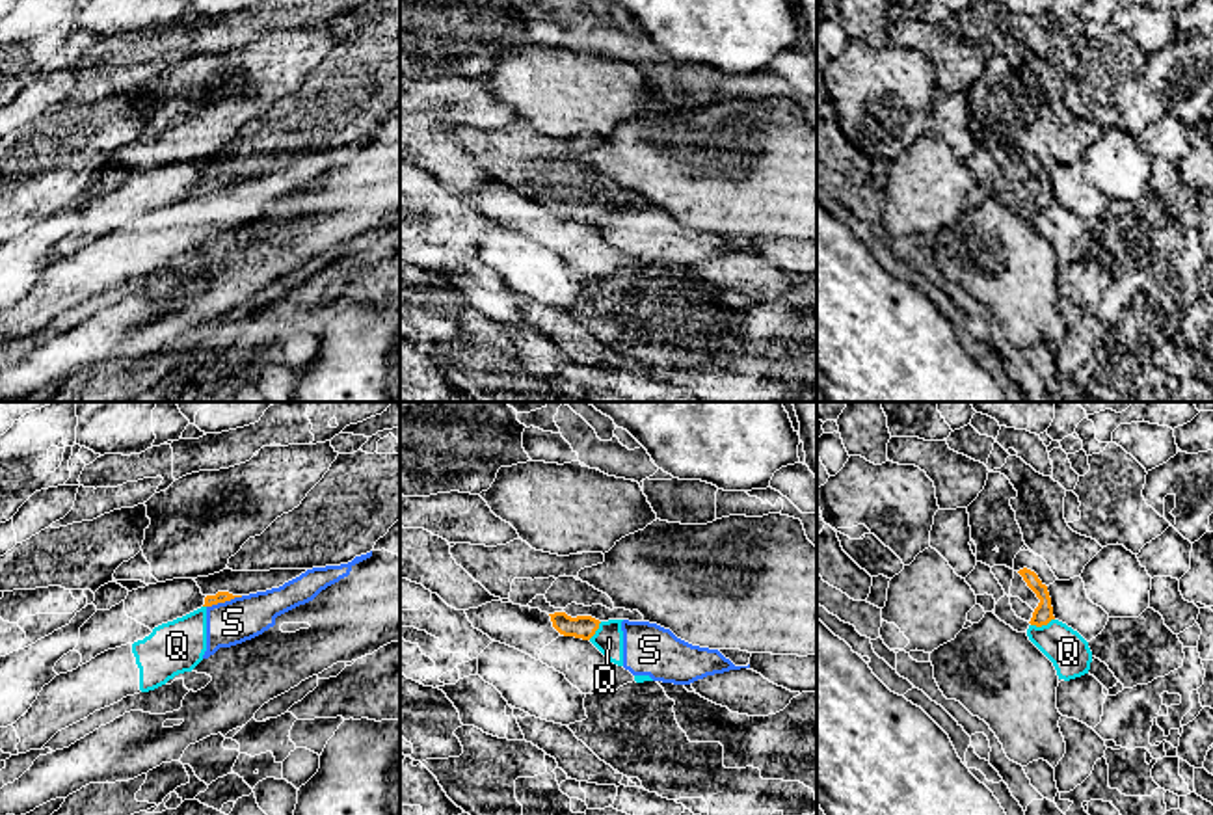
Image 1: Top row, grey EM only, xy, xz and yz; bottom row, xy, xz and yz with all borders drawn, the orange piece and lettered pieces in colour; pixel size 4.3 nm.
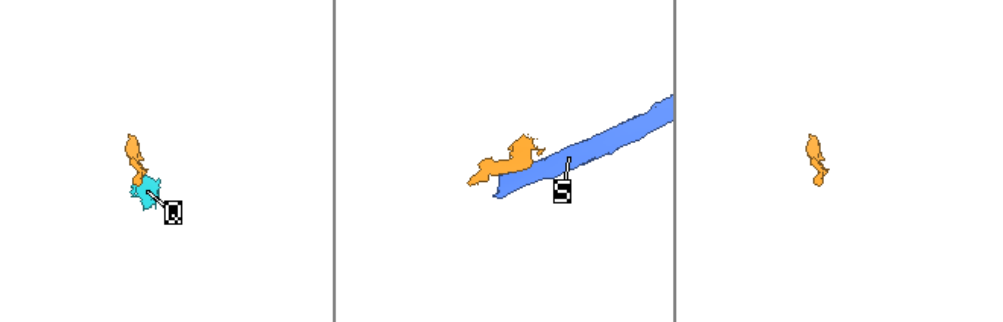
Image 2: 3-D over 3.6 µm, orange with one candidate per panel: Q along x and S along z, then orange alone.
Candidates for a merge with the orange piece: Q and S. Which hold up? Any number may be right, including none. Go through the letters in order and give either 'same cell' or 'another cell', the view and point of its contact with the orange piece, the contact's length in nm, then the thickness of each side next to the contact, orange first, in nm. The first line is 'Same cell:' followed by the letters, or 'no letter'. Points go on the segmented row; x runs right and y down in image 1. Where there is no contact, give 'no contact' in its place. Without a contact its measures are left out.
Same cell: no letter
Q: another cell | yz (1042, 624) | 110 nm | 90/170 nm
S: another cell | xy (224, 601) | 170 nm | 50/190 nm

